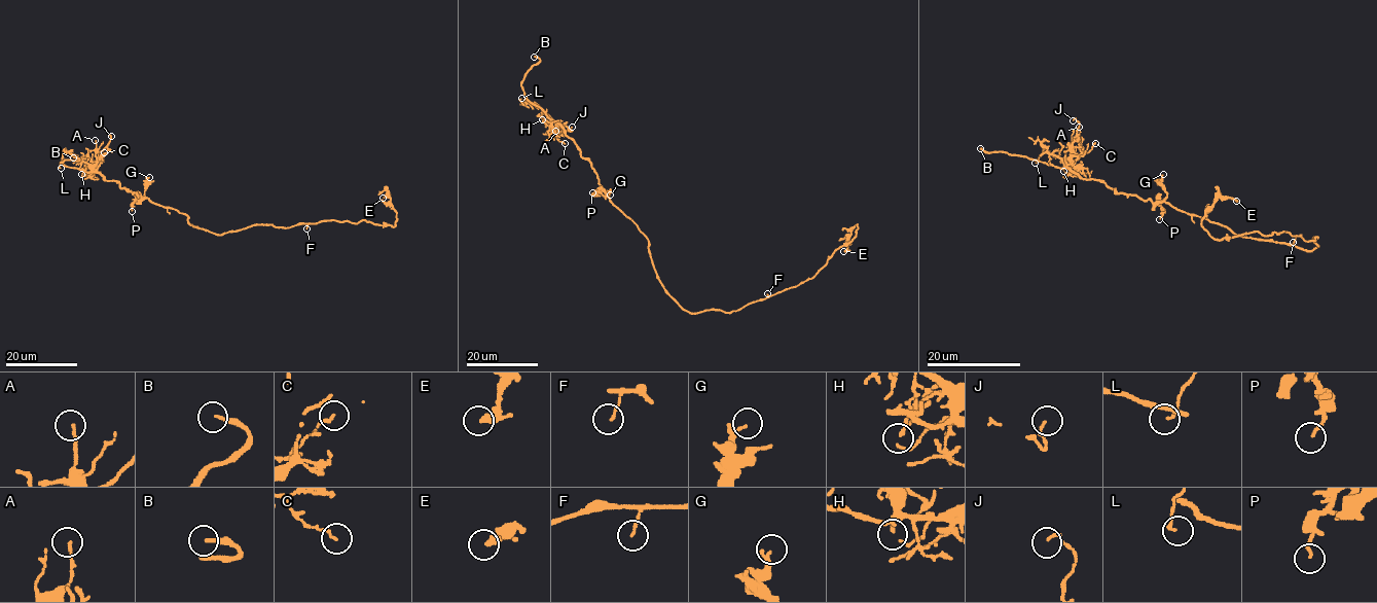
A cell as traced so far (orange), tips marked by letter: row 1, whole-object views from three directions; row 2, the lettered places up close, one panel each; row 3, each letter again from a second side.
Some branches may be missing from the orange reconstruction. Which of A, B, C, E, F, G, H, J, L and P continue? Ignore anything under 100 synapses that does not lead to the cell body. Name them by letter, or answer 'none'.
B

